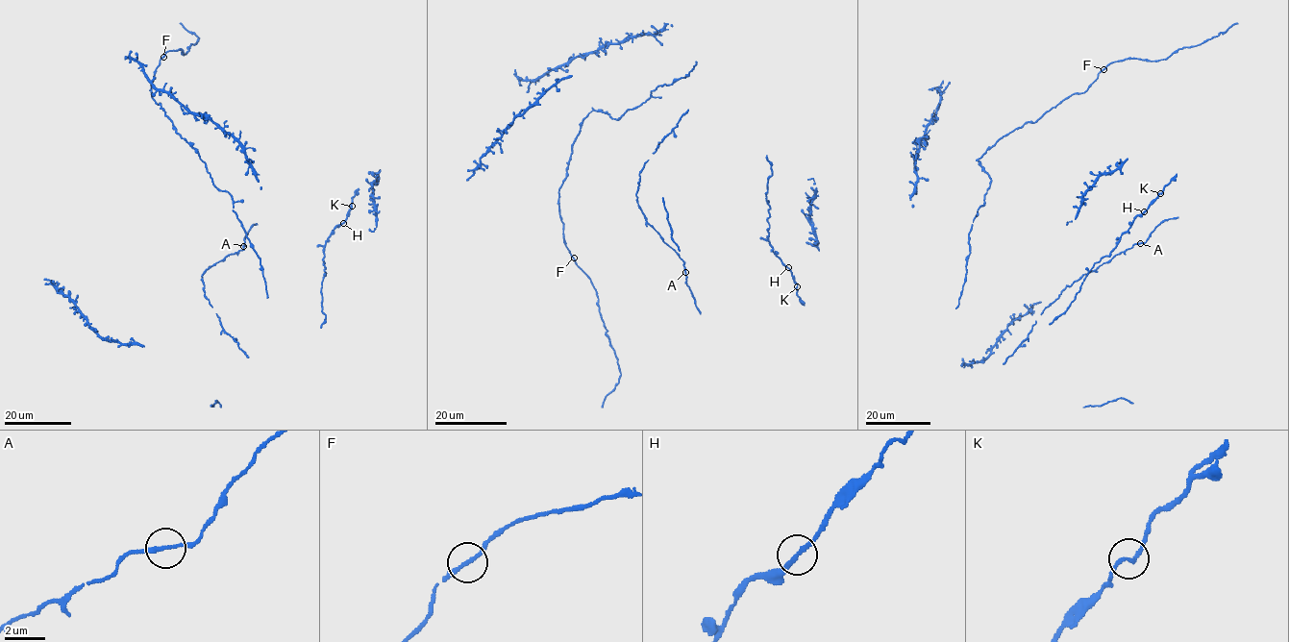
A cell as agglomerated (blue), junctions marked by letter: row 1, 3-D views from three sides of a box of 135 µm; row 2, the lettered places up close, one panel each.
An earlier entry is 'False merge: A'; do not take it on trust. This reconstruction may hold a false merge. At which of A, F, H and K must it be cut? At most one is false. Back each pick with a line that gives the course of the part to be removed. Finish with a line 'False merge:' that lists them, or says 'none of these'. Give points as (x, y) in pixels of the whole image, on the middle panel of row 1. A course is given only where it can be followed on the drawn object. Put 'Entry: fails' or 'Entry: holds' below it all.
False merge: none of these
Entry: fails

